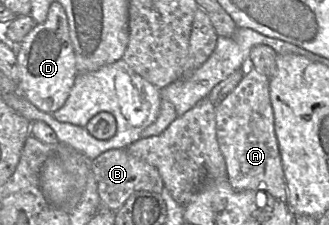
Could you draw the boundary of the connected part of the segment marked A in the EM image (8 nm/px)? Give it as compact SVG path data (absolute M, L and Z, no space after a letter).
M246 67L240 83L216 104L216 135L225 159L226 179L237 191L264 191L287 202L287 186L274 128L269 77Z

